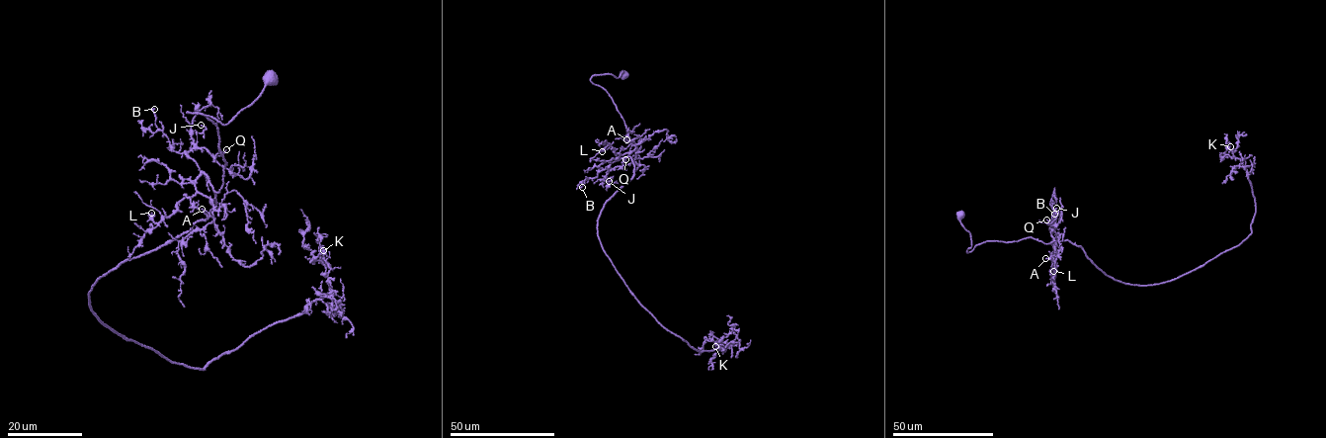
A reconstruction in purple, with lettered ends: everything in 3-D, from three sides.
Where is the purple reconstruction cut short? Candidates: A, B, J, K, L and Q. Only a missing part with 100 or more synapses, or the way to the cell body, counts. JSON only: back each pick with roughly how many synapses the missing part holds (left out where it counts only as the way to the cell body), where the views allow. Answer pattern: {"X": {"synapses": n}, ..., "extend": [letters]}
{"extend": []}

